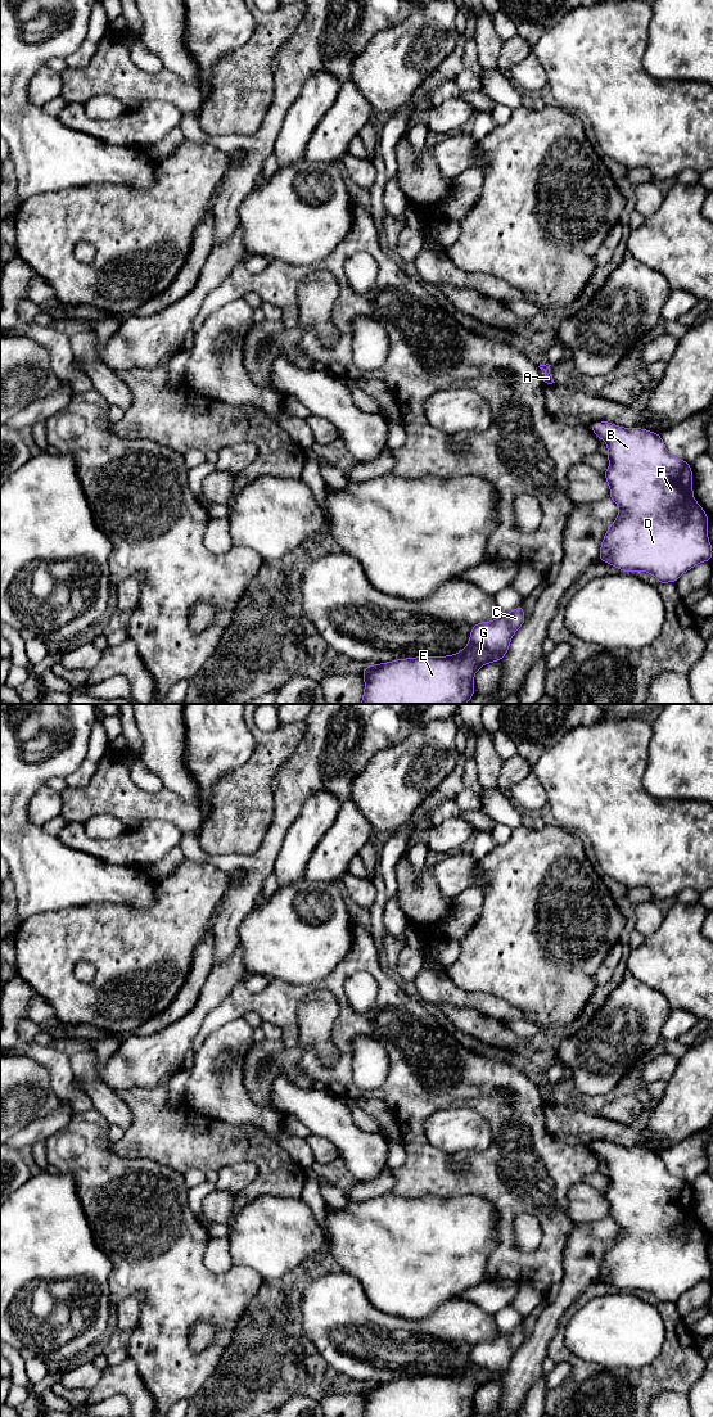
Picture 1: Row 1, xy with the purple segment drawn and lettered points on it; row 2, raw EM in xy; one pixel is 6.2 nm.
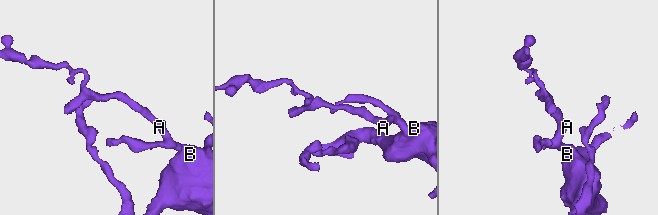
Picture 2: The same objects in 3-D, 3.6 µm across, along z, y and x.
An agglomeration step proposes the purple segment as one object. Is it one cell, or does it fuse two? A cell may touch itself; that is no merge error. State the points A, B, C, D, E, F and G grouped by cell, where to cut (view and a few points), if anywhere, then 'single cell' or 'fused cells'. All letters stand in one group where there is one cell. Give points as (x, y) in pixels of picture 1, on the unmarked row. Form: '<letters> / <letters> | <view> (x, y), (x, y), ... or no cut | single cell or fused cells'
A B C D E F G | no cut | single cell

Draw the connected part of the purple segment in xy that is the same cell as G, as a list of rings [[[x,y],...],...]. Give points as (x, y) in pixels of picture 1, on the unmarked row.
[[[520,1325],[510,1332],[501,1331],[495,1340],[474,1344],[466,1367],[453,1375],[415,1376],[366,1385],[361,1393],[365,1400],[362,1417],[473,1417],[474,1394],[506,1375],[513,1355],[524,1341],[524,1326]]]

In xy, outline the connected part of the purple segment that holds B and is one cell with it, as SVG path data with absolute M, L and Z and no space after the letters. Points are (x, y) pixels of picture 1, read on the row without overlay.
M599 1141L590 1149L608 1165L609 1187L604 1196L619 1232L603 1258L599 1280L619 1290L653 1294L665 1304L677 1301L695 1285L712 1281L708 1235L692 1215L692 1190L687 1181L669 1173L662 1155L642 1147Z

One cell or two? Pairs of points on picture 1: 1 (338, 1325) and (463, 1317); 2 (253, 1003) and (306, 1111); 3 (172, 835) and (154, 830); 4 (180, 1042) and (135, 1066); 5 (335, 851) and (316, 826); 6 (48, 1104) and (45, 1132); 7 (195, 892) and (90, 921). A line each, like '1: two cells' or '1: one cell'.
1: one cell
2: two cells
3: one cell
4: one cell
5: two cells
6: two cells
7: one cell

